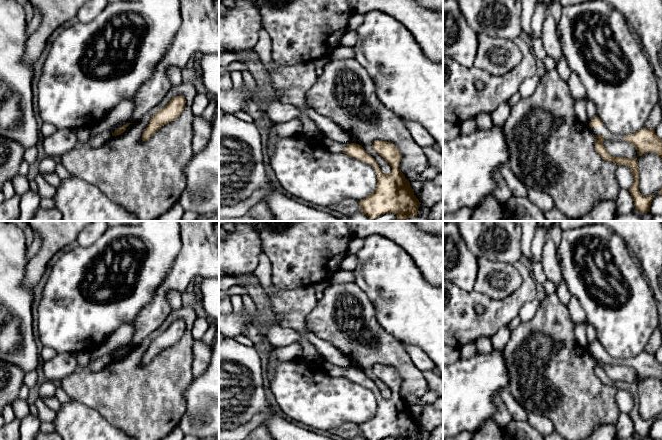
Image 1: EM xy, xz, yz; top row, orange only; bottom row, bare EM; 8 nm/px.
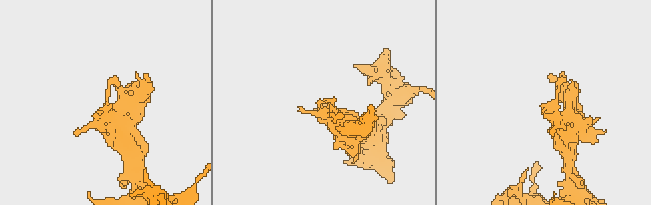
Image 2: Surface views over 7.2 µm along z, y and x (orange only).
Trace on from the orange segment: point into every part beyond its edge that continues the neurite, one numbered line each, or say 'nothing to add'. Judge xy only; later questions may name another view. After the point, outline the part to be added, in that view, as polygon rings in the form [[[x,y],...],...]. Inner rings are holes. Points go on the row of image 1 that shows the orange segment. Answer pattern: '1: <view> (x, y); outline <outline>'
nothing to add

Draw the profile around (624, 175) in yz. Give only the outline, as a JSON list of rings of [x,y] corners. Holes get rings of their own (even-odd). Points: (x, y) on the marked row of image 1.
[[[618,165],[616,171],[617,181],[619,183],[620,188],[629,190],[633,185],[633,174],[628,166]]]

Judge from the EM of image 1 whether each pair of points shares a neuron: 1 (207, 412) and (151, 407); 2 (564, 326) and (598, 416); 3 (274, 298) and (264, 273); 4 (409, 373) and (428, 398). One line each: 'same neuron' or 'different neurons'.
1: different neurons
2: same neuron
3: same neuron
4: different neurons

